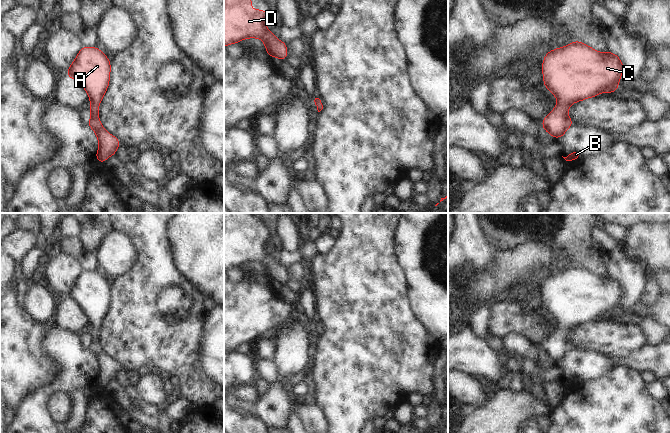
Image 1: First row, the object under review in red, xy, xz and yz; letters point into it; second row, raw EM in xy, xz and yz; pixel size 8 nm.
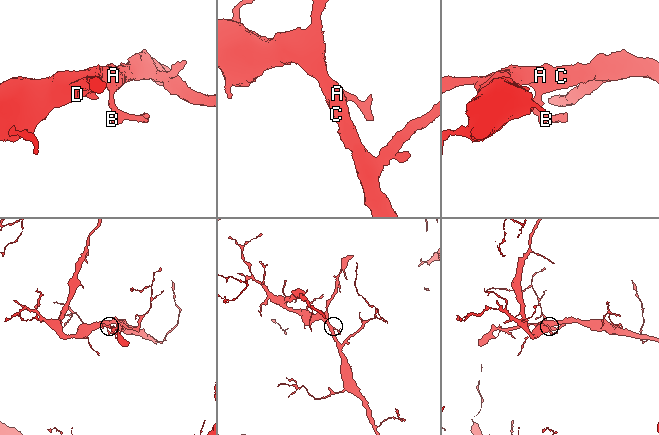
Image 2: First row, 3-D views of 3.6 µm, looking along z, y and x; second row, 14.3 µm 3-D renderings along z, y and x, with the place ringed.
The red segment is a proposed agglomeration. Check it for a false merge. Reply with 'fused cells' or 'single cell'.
single cell

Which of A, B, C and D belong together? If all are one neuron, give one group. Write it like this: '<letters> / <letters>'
A B C D

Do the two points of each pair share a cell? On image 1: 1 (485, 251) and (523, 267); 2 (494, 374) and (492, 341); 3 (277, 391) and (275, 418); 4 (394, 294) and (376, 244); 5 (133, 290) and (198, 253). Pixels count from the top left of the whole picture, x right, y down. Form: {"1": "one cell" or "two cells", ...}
{"1": "two cells", "2": "two cells", "3": "one cell", "4": "one cell", "5": "two cells"}

